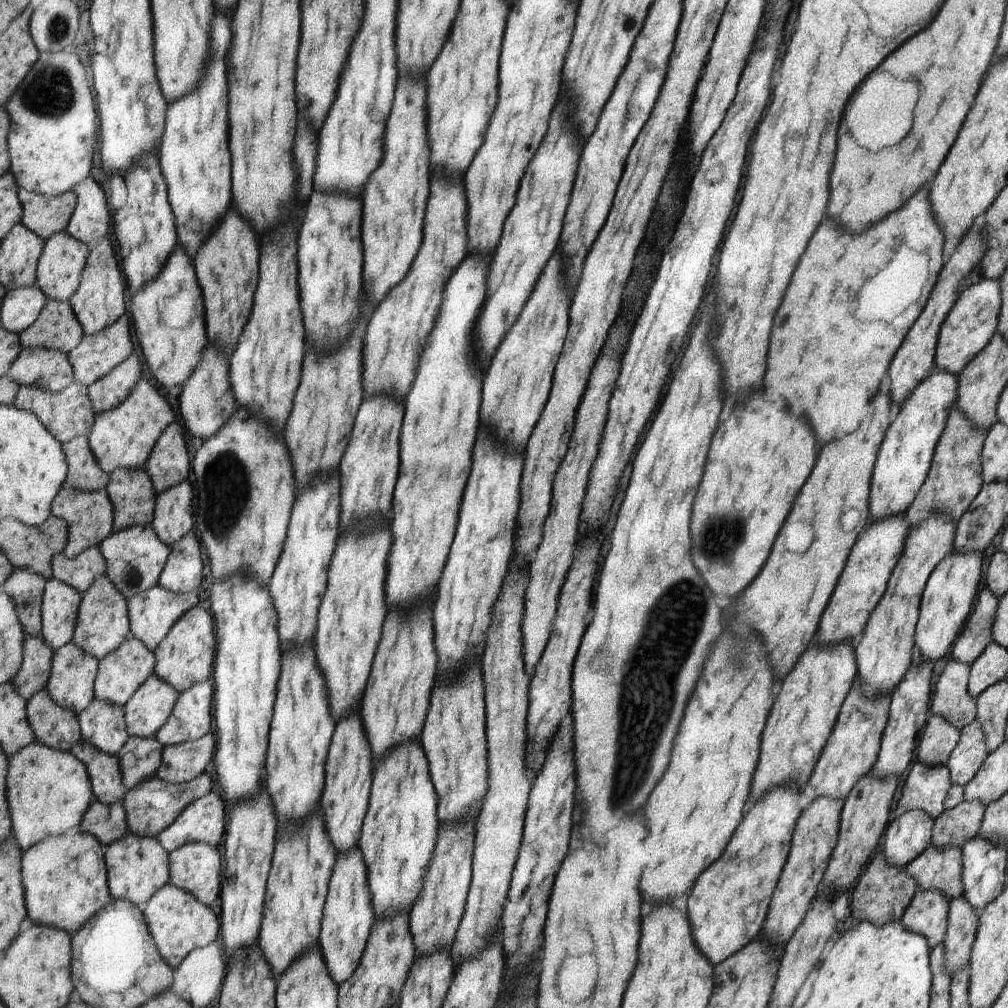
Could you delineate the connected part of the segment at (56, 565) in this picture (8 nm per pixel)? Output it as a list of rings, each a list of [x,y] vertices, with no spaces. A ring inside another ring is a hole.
[[[92,547],[73,559],[65,557],[63,553],[55,556],[52,568],[54,579],[85,594],[98,577],[108,572],[108,562],[99,547]]]

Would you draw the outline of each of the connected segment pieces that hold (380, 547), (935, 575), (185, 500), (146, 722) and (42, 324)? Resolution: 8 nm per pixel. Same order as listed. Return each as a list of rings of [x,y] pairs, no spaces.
[[[369,526],[365,532],[351,532],[337,544],[337,554],[329,568],[329,594],[326,594],[318,617],[315,652],[317,665],[329,688],[329,704],[333,718],[341,720],[353,712],[365,692],[373,658],[380,648],[389,606],[385,602],[387,556],[393,544],[391,530],[385,526]]]
[[[966,549],[964,552],[953,551],[929,574],[920,597],[913,638],[914,646],[919,649],[923,660],[935,663],[955,641],[965,623],[965,618],[969,615],[973,596],[977,594],[977,585],[981,580],[981,564],[983,560],[979,551],[972,549]]]
[[[188,480],[158,494],[153,529],[165,545],[173,547],[195,530],[193,486]]]
[[[154,673],[124,707],[129,735],[156,737],[169,723],[179,700],[177,690]]]
[[[69,301],[47,304],[40,319],[20,335],[25,349],[48,349],[71,353],[84,340],[84,330]]]

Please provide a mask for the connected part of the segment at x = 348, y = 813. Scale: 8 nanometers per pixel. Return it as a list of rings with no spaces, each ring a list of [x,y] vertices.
[[[353,714],[347,720],[339,722],[337,732],[333,736],[333,748],[329,750],[327,764],[326,786],[320,801],[326,832],[338,855],[349,853],[360,842],[372,796],[374,774],[369,742],[365,738],[361,718]]]

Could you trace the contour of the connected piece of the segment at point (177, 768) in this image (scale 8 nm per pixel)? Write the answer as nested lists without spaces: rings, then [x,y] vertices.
[[[215,732],[197,741],[167,747],[164,750],[161,769],[156,776],[173,785],[196,780],[205,774],[209,762],[216,759],[216,749]]]

